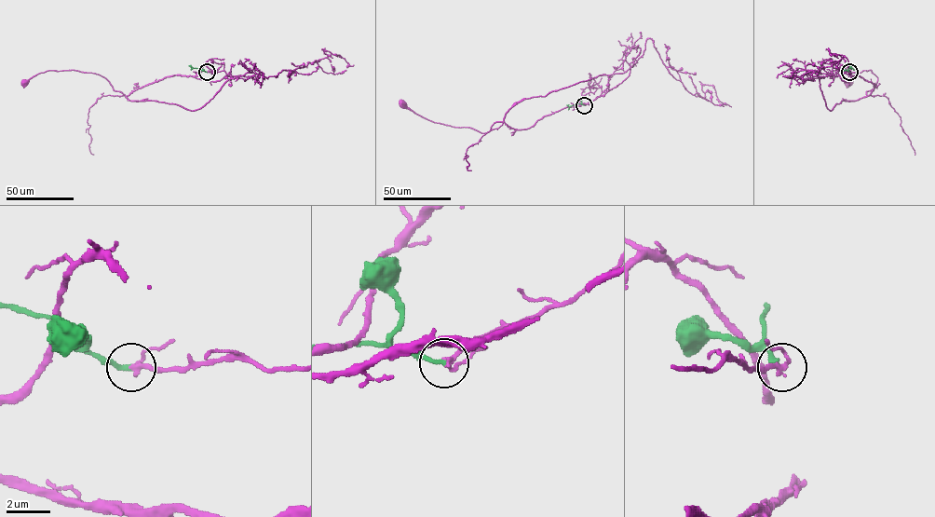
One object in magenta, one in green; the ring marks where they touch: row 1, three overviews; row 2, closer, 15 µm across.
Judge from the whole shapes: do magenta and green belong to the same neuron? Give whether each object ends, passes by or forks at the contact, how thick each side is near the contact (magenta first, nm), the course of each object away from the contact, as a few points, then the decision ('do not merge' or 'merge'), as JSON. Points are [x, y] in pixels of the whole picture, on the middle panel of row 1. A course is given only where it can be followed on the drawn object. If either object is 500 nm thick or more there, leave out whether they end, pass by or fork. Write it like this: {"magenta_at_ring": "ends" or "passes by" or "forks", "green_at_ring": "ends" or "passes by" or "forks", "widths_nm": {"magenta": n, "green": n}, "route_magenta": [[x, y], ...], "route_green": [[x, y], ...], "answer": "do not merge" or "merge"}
{"magenta_at_ring": "passes by", "green_at_ring": "ends", "widths_nm": {"magenta": 190, "green": 200}, "route_magenta": [[584, 104], [607, 91], [528, 128], [497, 122], [482, 133], [428, 120], [403, 104]], "route_green": [[584, 104], [566, 104]], "answer": "merge"}

